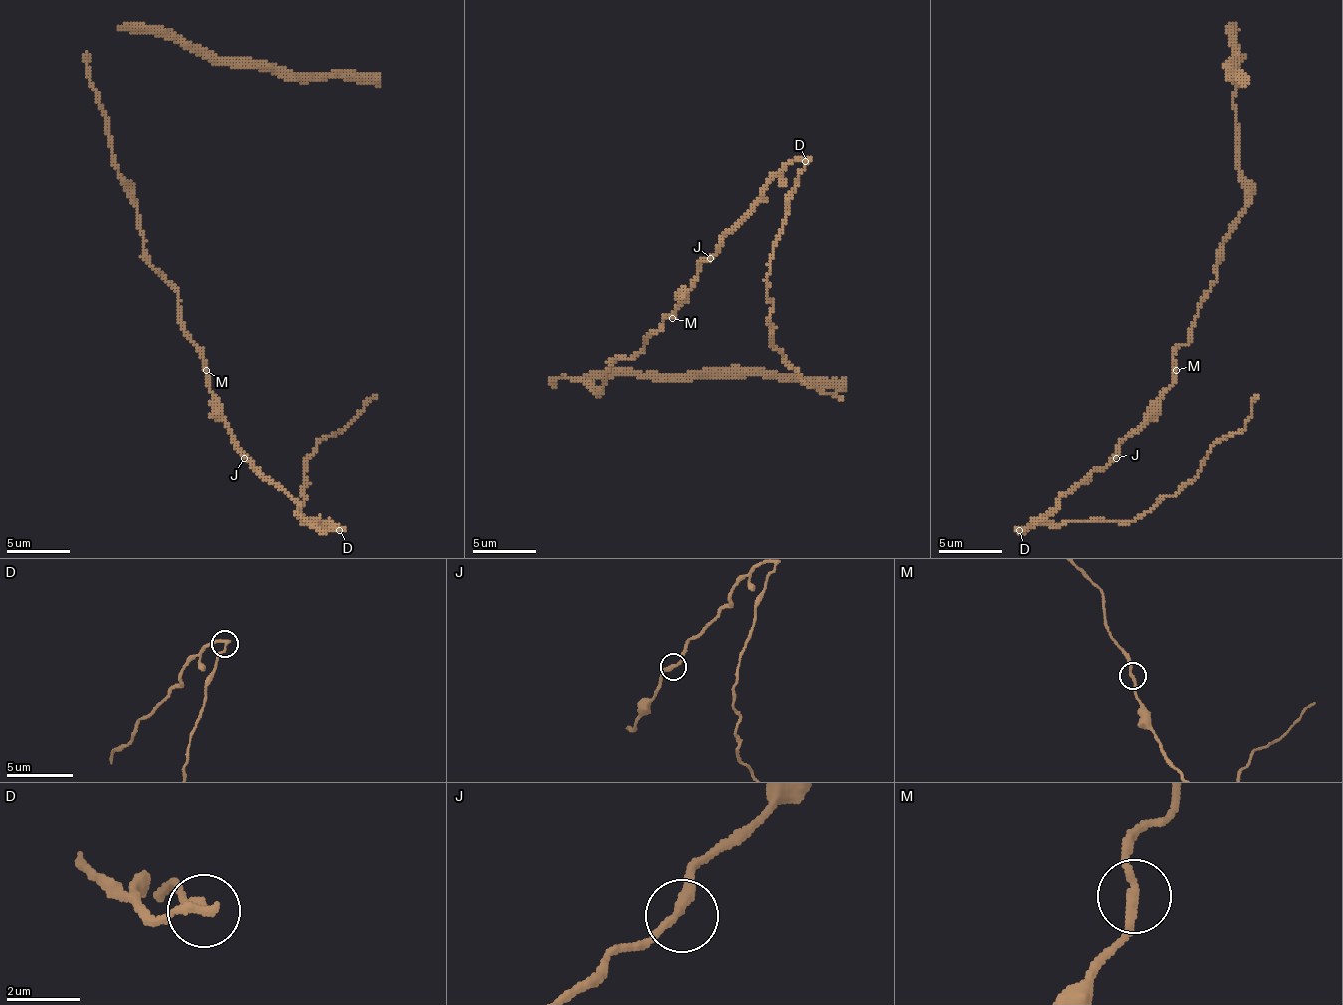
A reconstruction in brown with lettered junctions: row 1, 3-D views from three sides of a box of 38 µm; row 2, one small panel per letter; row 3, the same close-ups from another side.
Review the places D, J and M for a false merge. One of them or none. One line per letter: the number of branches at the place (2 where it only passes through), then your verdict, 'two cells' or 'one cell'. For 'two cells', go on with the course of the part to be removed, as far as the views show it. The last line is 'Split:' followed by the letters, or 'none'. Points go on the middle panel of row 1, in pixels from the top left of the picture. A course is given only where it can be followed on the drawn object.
D: branches 2; two cells; course (805, 160), (770, 261), (767, 293), (773, 305), (770, 340), (811, 387), (842, 400)
J: branches 2; one cell
M: branches 2; one cell
Split: D

